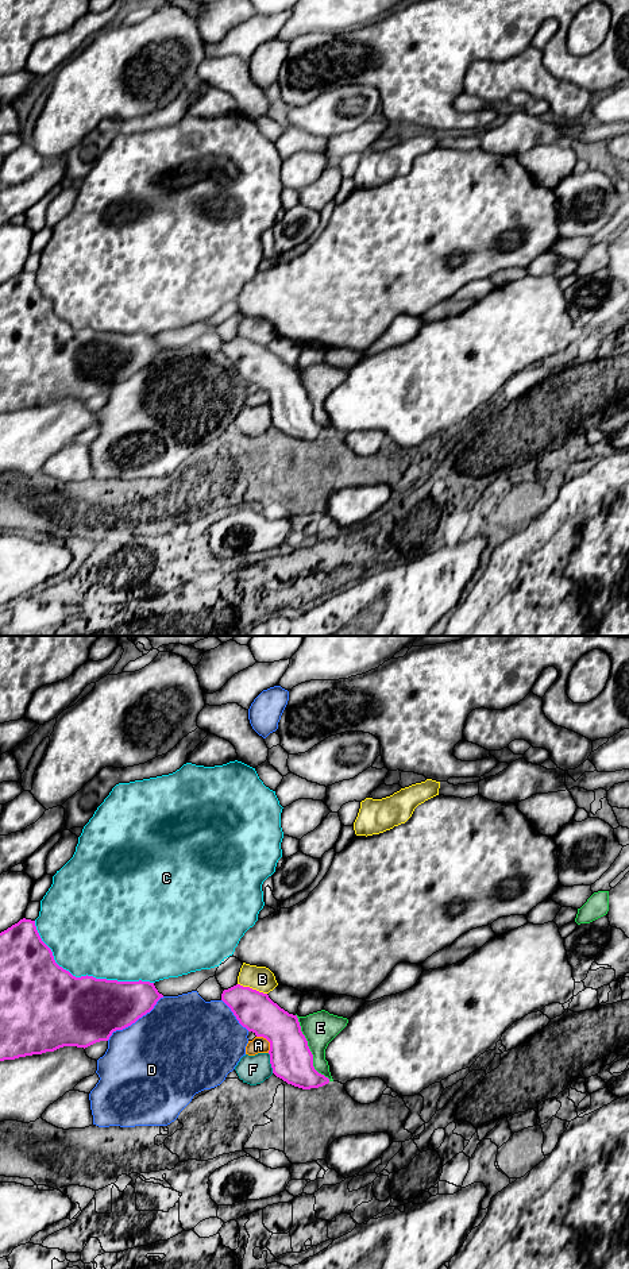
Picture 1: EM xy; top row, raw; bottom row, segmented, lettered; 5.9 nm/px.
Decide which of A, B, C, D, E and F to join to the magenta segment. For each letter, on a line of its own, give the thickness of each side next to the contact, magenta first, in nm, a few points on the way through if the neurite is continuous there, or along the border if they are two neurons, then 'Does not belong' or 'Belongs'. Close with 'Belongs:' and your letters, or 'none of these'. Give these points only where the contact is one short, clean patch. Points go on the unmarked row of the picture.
A: Thickness 260 nm (magenta) against 100 nm. Boundary: xy (257, 388), (262, 388), (269, 394), (269, 404). Does not belong
B: Thickness 240 nm (magenta) against 150 nm. Does not belong
C: Thickness 440 nm (magenta) against 480 nm. Does not belong
D: Thickness 360 nm (magenta) against 500 nm. Does not belong
E: Thickness 260 nm (magenta) against 200 nm. Does not belong
F: Thickness 260 nm (magenta) against 180 nm. Does not belong
Belongs: none of these

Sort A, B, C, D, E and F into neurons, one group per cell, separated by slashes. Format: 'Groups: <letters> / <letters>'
Groups: A F / B / C / D / E

